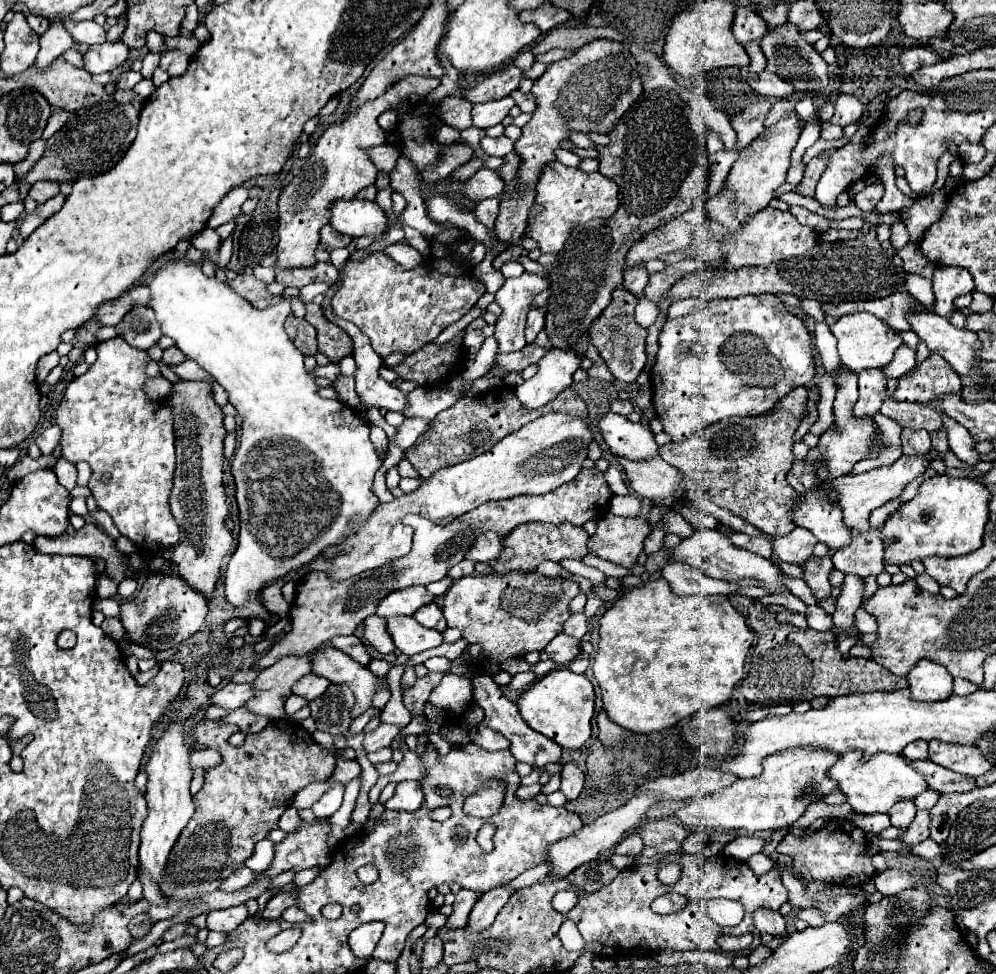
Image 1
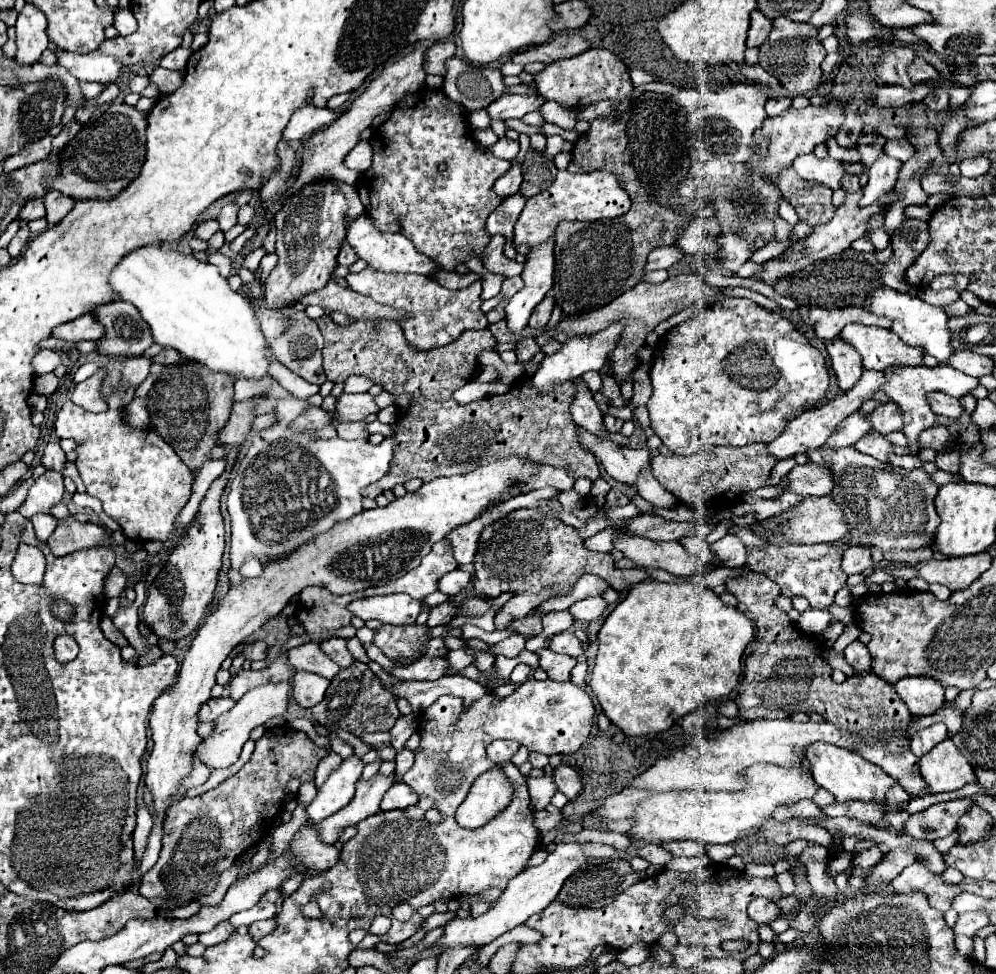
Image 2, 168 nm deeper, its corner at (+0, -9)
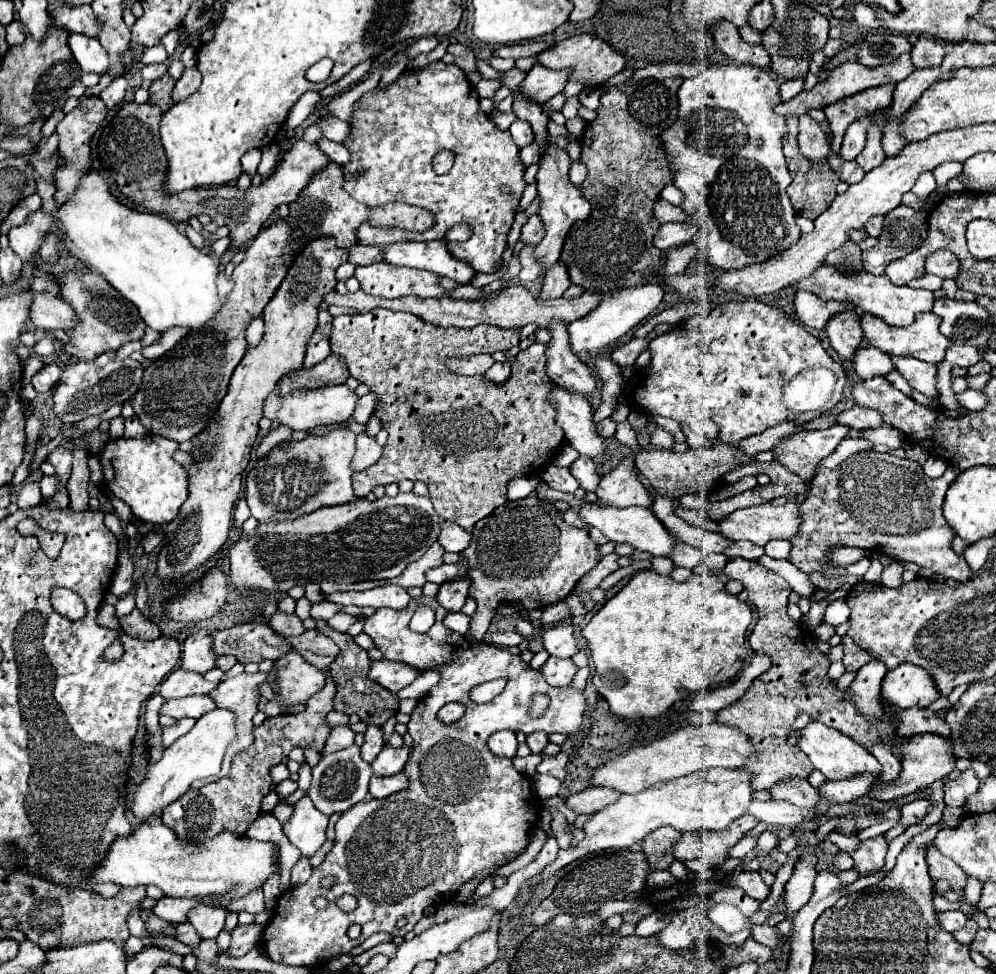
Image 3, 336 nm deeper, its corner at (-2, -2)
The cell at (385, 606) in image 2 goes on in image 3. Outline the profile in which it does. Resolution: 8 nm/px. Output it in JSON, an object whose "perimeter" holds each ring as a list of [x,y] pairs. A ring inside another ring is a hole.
{"perimeter":[[[382,585],[370,591],[346,591],[346,593],[336,593],[330,599],[332,603],[338,605],[358,605],[358,607],[390,607],[390,609],[406,609],[410,603],[410,595],[404,587],[400,585]]]}

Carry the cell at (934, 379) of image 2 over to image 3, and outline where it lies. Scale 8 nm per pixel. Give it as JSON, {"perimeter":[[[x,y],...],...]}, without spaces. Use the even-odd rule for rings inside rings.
{"perimeter":[[[862,347],[862,351],[856,353],[856,359],[852,361],[854,371],[862,379],[872,379],[872,377],[886,377],[888,373],[894,371],[894,361],[888,353],[876,351],[874,347]]]}

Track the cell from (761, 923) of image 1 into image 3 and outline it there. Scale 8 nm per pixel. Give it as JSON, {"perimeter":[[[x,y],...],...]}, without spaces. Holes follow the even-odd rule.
{"perimeter":[[[742,871],[742,873],[732,873],[726,877],[726,883],[734,883],[736,887],[742,887],[750,897],[764,901],[770,895],[770,887],[764,885],[762,877],[754,871]]]}

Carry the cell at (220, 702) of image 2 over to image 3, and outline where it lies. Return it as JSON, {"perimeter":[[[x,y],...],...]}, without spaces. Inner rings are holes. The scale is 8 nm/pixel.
{"perimeter":[[[188,695],[166,701],[160,711],[164,711],[164,715],[172,715],[174,719],[182,719],[182,717],[198,719],[200,715],[212,709],[216,709],[216,701],[210,695]]]}

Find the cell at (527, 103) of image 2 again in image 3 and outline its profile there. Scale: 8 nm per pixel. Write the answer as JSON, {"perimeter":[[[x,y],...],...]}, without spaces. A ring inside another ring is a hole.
{"perimeter":[[[536,63],[512,95],[522,95],[526,101],[532,103],[546,103],[554,95],[562,93],[566,83],[568,83],[568,71],[552,71]]]}

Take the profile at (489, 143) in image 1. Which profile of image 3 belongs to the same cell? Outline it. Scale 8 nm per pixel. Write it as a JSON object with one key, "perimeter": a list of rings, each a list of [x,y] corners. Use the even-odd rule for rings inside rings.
{"perimeter":[[[516,119],[516,121],[510,125],[510,135],[512,135],[512,141],[514,141],[520,149],[526,147],[526,145],[530,145],[532,139],[534,139],[530,125],[528,125],[526,121],[520,121],[520,119]]]}

